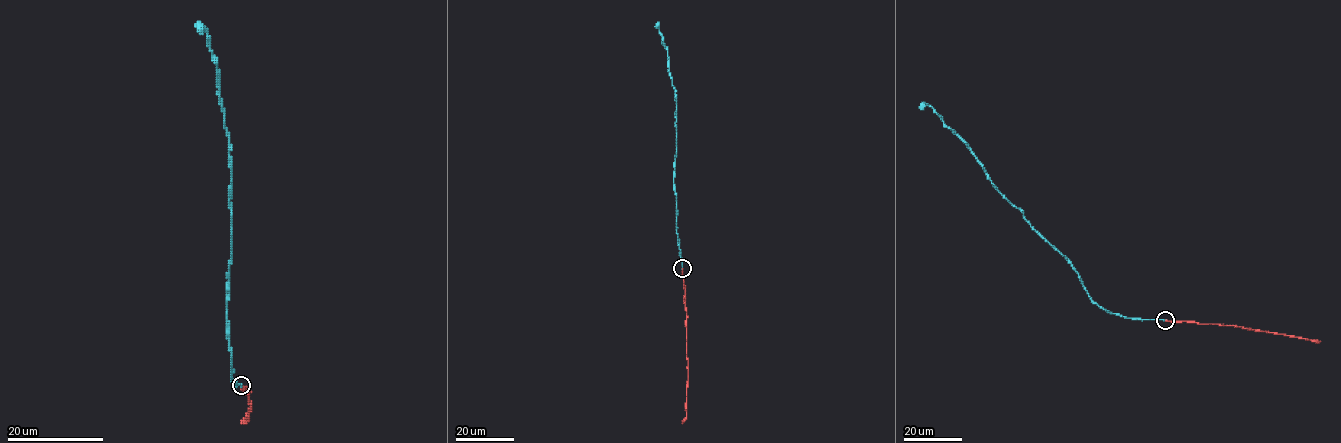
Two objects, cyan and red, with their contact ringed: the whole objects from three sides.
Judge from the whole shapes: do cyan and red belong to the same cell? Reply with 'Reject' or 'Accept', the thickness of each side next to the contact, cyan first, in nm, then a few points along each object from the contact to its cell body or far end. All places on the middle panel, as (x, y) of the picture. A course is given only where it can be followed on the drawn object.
Accept. Thickness 240 nm (cyan) against 280 nm. Course of cyan: (682, 268), (673, 181), (676, 95), (669, 74), (668, 51), (658, 22). Course of red: (682, 268), (687, 360), (686, 418), (682, 423)

